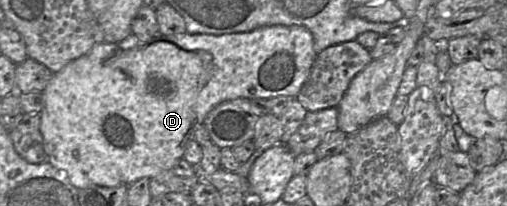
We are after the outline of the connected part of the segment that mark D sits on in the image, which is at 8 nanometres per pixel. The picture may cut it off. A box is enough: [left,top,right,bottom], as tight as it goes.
[40,26,316,190]

